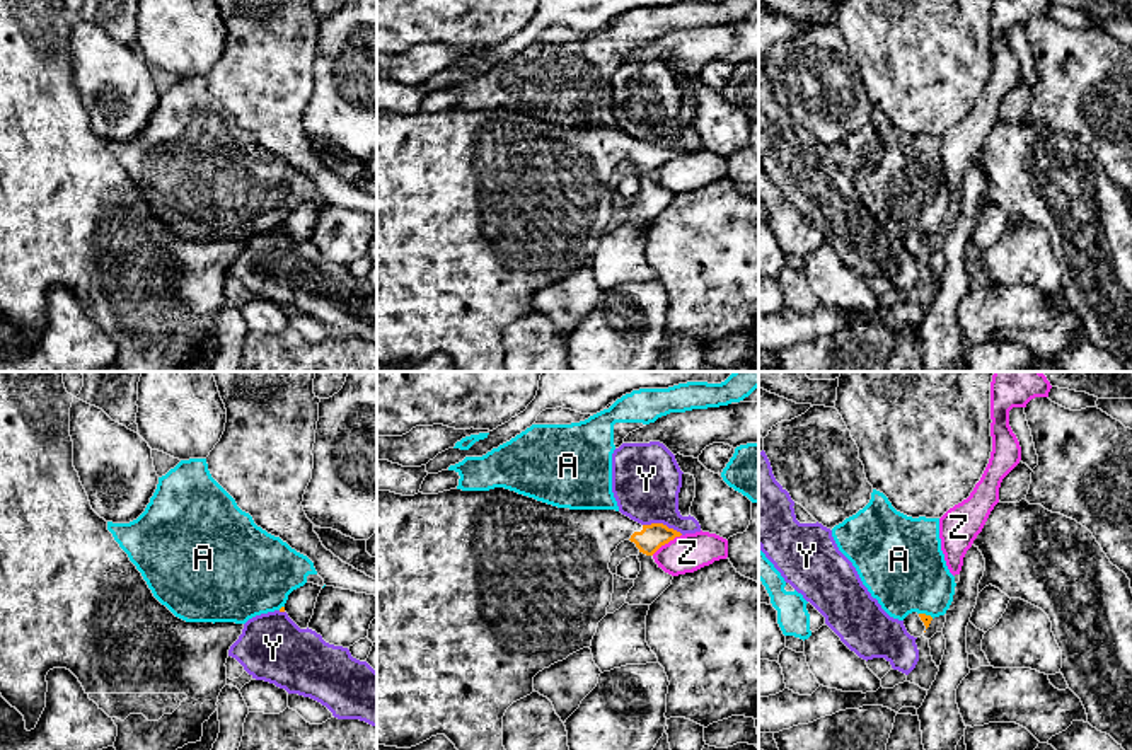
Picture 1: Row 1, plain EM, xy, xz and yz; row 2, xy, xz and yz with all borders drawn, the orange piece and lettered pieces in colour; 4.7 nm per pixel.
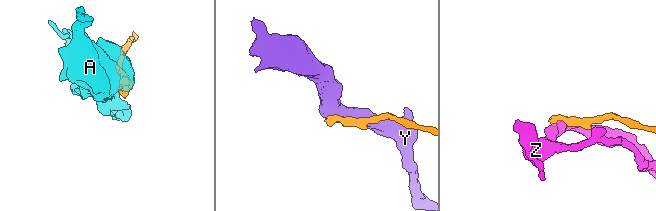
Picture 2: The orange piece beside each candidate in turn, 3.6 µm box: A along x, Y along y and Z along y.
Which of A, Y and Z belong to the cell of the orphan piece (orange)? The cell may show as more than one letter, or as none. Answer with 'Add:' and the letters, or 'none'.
Add: none

